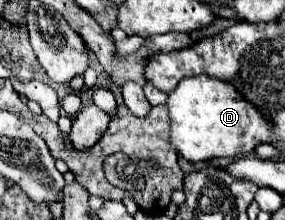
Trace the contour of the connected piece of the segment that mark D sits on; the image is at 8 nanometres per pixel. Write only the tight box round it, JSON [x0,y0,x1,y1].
[168,76,268,162]

